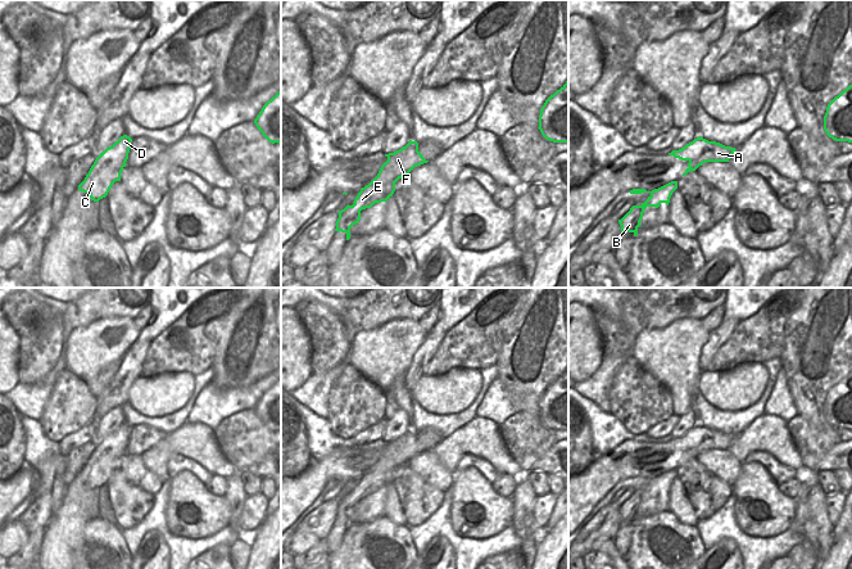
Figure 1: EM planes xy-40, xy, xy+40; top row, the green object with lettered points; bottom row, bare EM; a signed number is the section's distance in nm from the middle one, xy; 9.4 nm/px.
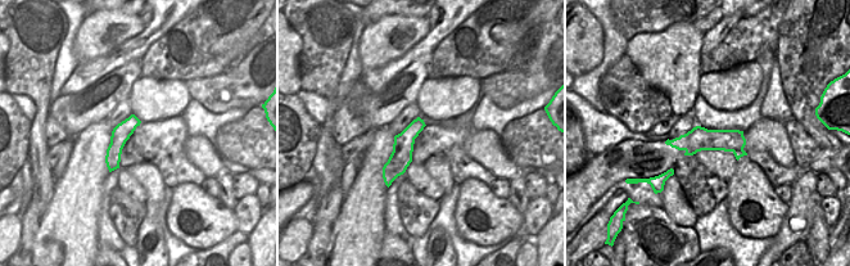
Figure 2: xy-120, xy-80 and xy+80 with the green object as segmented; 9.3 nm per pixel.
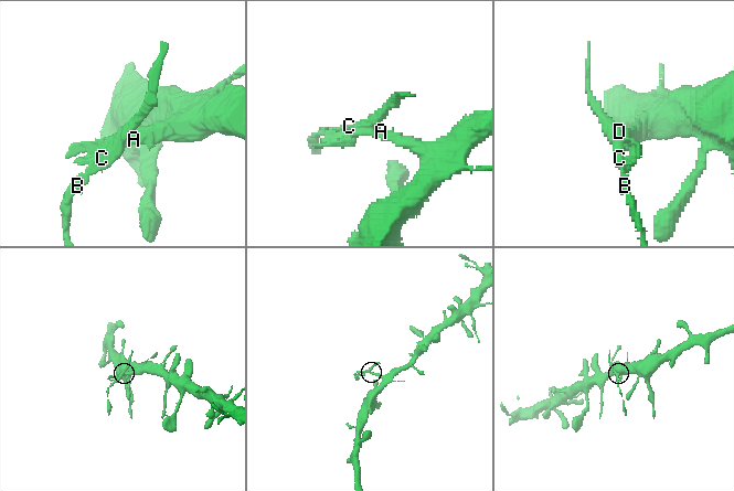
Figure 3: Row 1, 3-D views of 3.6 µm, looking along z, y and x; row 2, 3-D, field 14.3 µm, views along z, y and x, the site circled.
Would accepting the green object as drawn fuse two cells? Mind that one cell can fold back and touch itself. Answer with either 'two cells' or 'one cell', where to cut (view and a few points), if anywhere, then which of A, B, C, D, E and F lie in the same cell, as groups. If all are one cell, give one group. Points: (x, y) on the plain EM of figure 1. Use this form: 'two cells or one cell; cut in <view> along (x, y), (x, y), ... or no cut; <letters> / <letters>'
two cells; cut in xy+40 along (710, 438), (689, 448); A / B C D E F

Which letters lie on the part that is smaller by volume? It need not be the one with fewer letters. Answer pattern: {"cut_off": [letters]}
{"cut_off": ["B", "C", "D", "E", "F"]}

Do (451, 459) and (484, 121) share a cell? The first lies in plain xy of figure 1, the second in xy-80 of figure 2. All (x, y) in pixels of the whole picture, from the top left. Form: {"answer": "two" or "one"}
{"answer": "two"}

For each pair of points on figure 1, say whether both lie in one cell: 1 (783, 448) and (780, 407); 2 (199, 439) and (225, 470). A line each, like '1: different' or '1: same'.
1: different
2: same

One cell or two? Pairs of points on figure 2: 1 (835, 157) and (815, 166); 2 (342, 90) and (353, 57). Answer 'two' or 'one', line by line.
1: one
2: one

